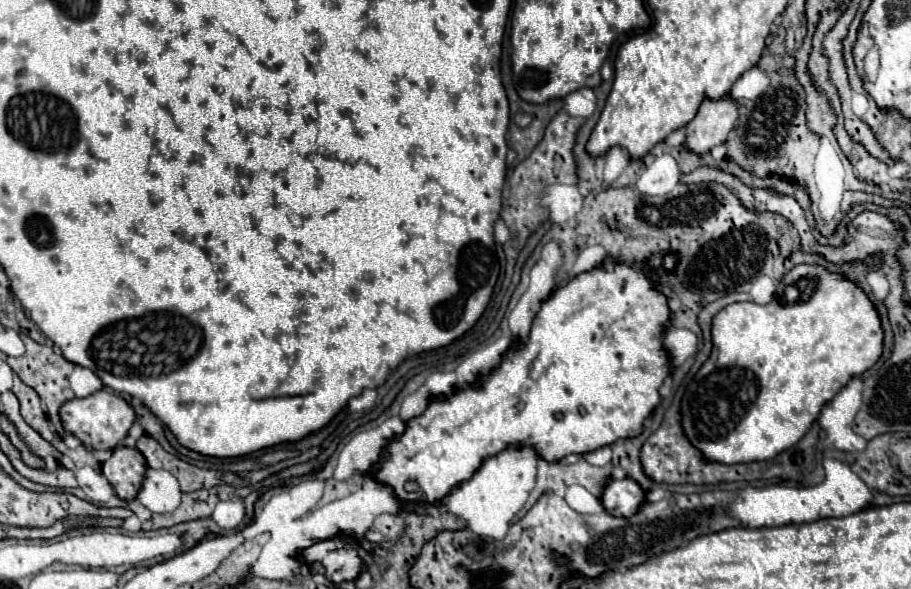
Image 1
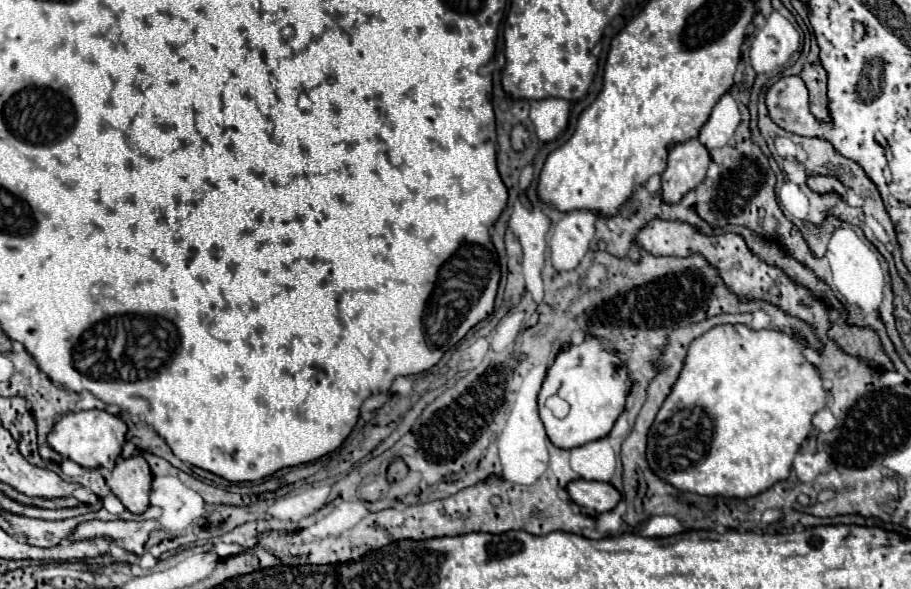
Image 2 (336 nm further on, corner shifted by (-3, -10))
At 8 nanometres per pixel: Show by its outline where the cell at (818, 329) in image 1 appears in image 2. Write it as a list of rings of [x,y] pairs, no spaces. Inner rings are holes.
[[[745,324],[715,326],[709,332],[705,332],[703,336],[695,338],[695,342],[691,342],[691,346],[689,346],[683,372],[681,372],[679,380],[675,382],[671,394],[663,402],[663,406],[661,406],[661,410],[659,410],[651,430],[649,430],[647,460],[649,460],[649,466],[653,468],[653,472],[659,478],[671,482],[677,490],[691,490],[691,492],[697,492],[701,496],[717,496],[719,494],[719,496],[729,496],[729,498],[749,498],[749,496],[755,496],[755,494],[767,490],[769,486],[773,486],[779,480],[787,480],[787,476],[791,472],[793,458],[795,458],[801,442],[813,430],[813,422],[811,420],[813,420],[815,412],[819,412],[821,408],[827,406],[827,390],[823,388],[821,374],[805,358],[803,348],[805,348],[805,342],[799,342],[793,334],[787,334],[783,330],[773,330],[773,328],[753,330],[753,328],[745,326]]]

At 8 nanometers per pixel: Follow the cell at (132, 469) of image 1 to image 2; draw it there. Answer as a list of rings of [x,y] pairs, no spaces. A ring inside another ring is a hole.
[[[143,456],[117,460],[117,466],[113,468],[107,484],[129,512],[143,514],[147,510],[151,492],[151,470]]]

